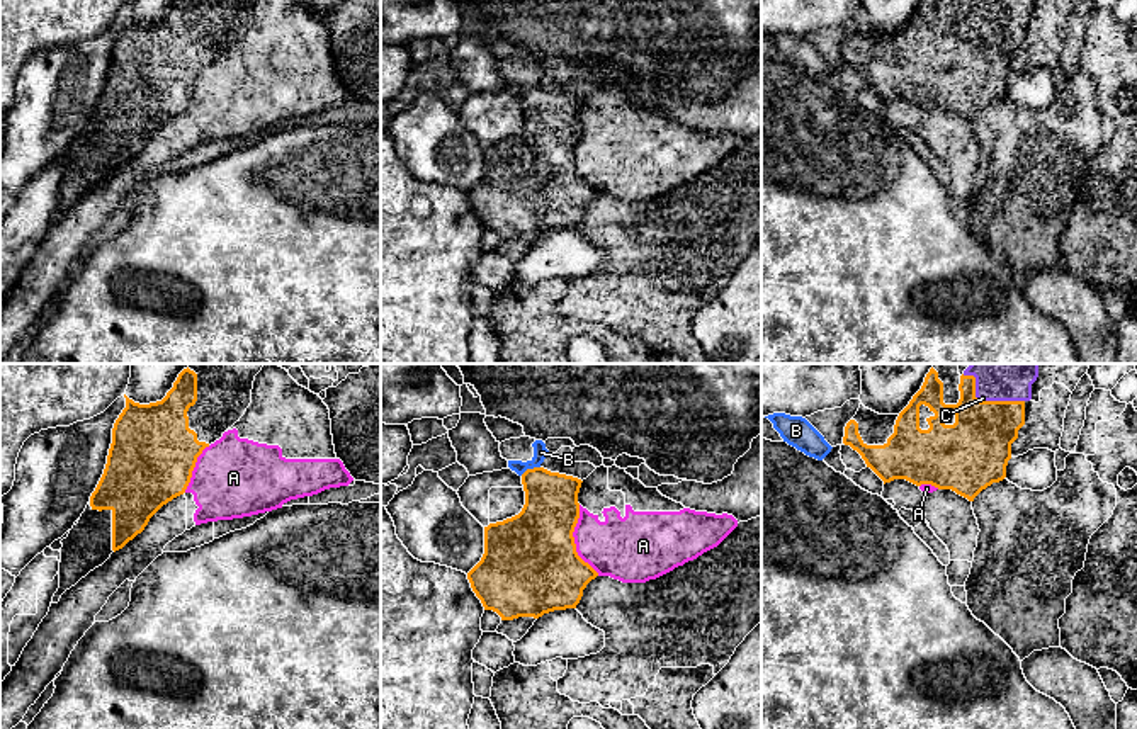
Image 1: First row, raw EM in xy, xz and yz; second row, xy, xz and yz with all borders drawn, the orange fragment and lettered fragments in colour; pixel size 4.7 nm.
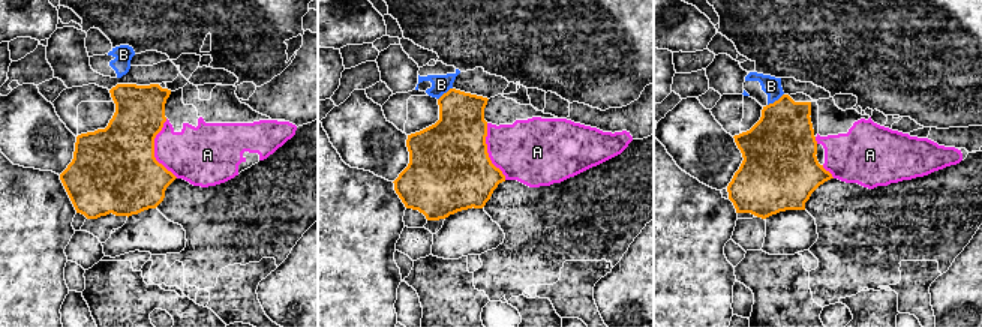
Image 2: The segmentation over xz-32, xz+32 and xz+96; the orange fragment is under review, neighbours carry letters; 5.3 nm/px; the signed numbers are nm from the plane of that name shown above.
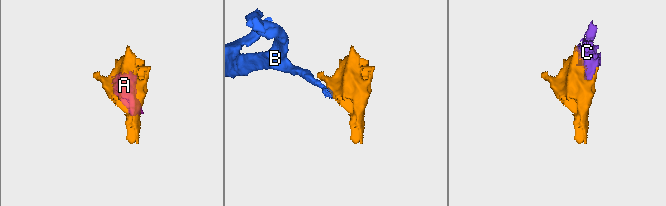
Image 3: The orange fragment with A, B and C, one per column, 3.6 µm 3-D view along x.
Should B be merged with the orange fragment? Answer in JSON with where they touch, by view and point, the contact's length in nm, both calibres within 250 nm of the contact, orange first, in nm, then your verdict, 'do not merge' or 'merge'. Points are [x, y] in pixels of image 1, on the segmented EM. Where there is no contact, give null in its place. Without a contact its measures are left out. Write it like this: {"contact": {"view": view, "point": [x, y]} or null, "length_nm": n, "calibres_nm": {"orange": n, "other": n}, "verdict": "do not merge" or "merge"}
{"contact": {"view": "xz", "point": [529, 469]}, "length_nm": 100, "calibres_nm": {"orange": 260, "other": 70}, "verdict": "do not merge"}

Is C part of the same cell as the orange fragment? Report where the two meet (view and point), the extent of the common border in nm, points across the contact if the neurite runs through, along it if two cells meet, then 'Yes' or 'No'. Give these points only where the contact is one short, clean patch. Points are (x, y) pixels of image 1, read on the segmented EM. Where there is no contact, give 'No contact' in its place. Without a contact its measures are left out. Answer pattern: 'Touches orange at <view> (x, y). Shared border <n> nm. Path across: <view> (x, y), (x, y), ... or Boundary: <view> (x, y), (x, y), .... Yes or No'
Touches orange at yz (984, 401). Shared border 320 nm. Yes

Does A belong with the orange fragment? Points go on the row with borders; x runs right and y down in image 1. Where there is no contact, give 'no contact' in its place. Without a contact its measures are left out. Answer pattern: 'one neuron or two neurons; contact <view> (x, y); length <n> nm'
two neurons; contact xz (573, 541); length 340 nm

